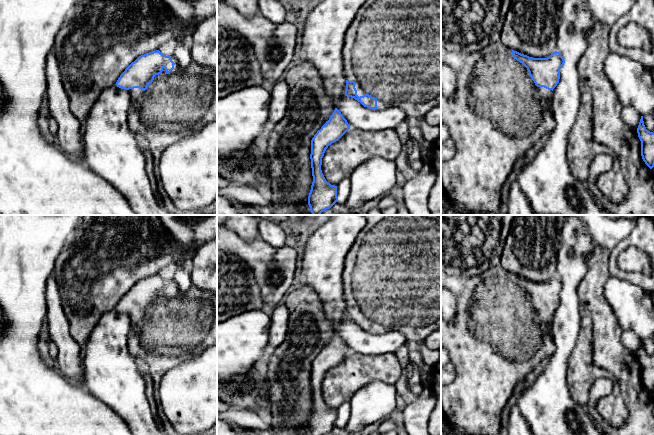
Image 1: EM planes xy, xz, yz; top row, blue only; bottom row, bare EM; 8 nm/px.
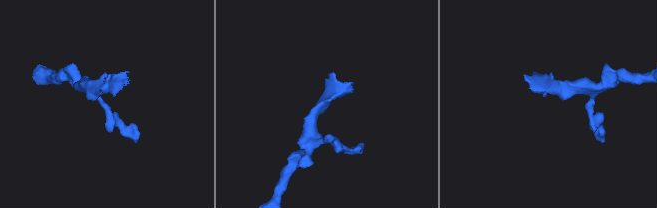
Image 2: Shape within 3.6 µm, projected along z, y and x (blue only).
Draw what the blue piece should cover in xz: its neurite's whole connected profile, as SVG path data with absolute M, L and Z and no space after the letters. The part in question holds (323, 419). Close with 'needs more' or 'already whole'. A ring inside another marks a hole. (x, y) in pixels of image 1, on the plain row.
M335 332L329 344L311 364L310 383L313 406L308 420L310 435L325 435L338 426L337 410L328 407L322 397L322 382L328 370L338 365L349 353L347 344Z; already whole

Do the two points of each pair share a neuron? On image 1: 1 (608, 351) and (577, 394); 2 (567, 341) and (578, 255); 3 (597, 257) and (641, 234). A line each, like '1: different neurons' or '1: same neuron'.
1: different neurons
2: same neuron
3: different neurons

